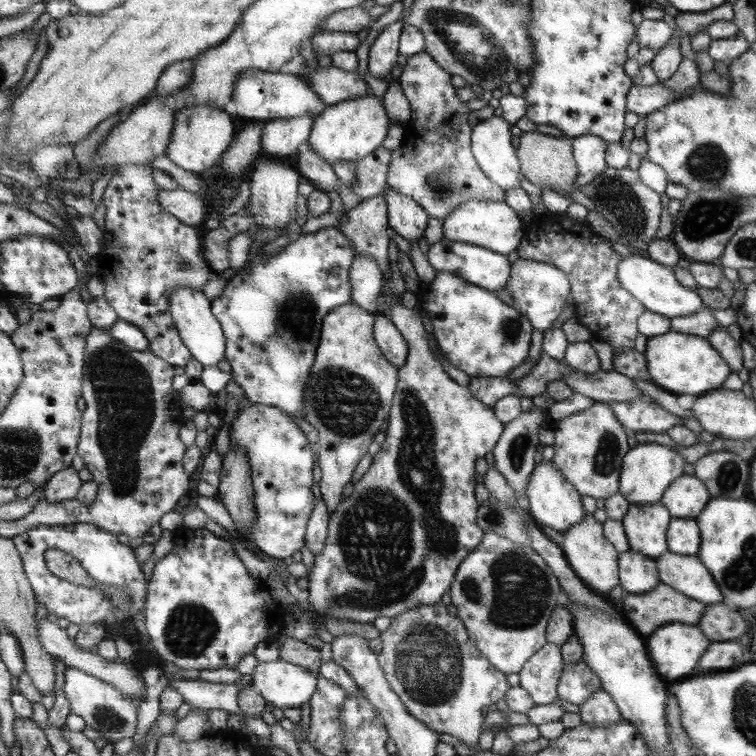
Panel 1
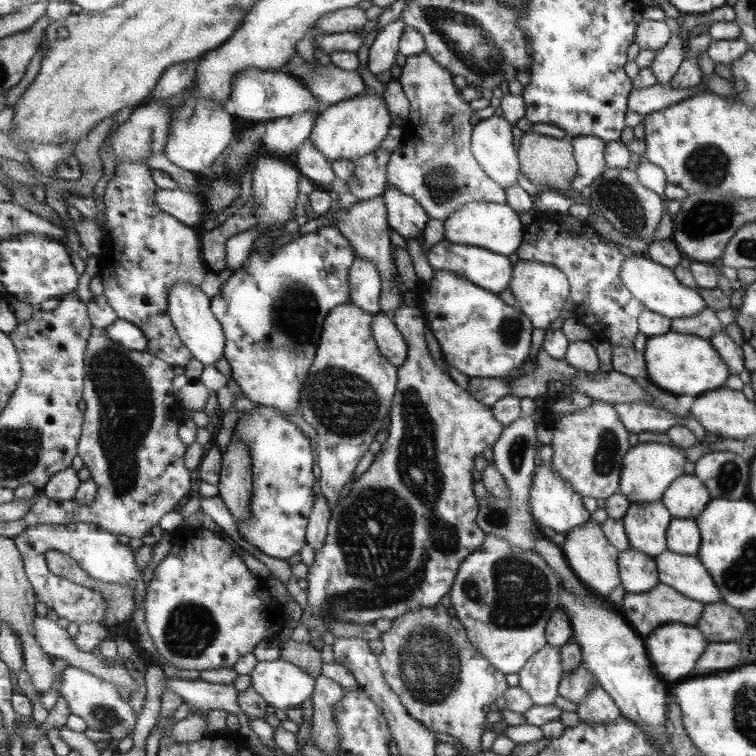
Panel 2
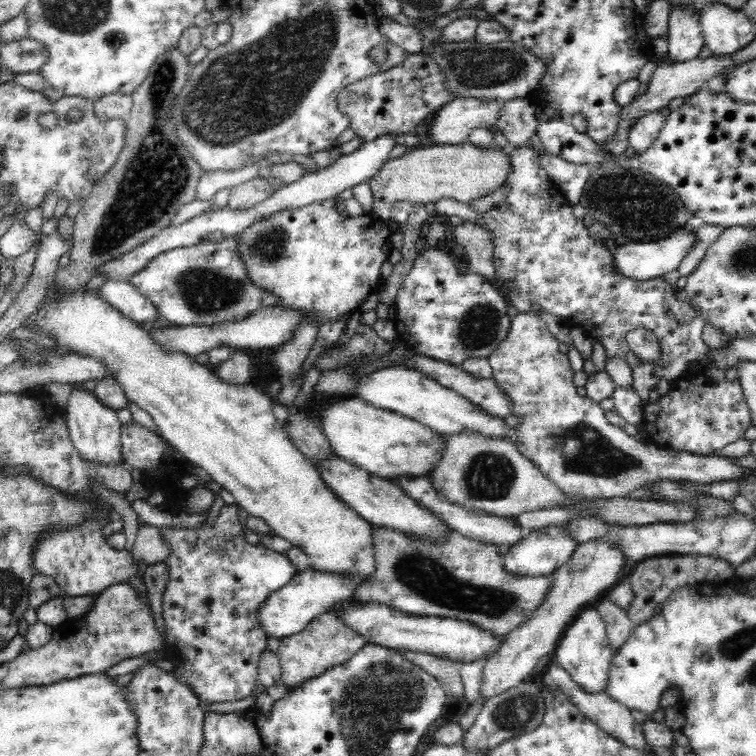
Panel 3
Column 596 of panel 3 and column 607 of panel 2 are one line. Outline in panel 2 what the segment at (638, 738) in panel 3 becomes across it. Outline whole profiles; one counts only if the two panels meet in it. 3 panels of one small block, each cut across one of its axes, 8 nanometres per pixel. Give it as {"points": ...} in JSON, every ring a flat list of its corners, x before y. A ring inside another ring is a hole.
{"points":[[597,684,582,702,577,704,576,713,580,721,591,725,609,724,620,716,613,699]]}

